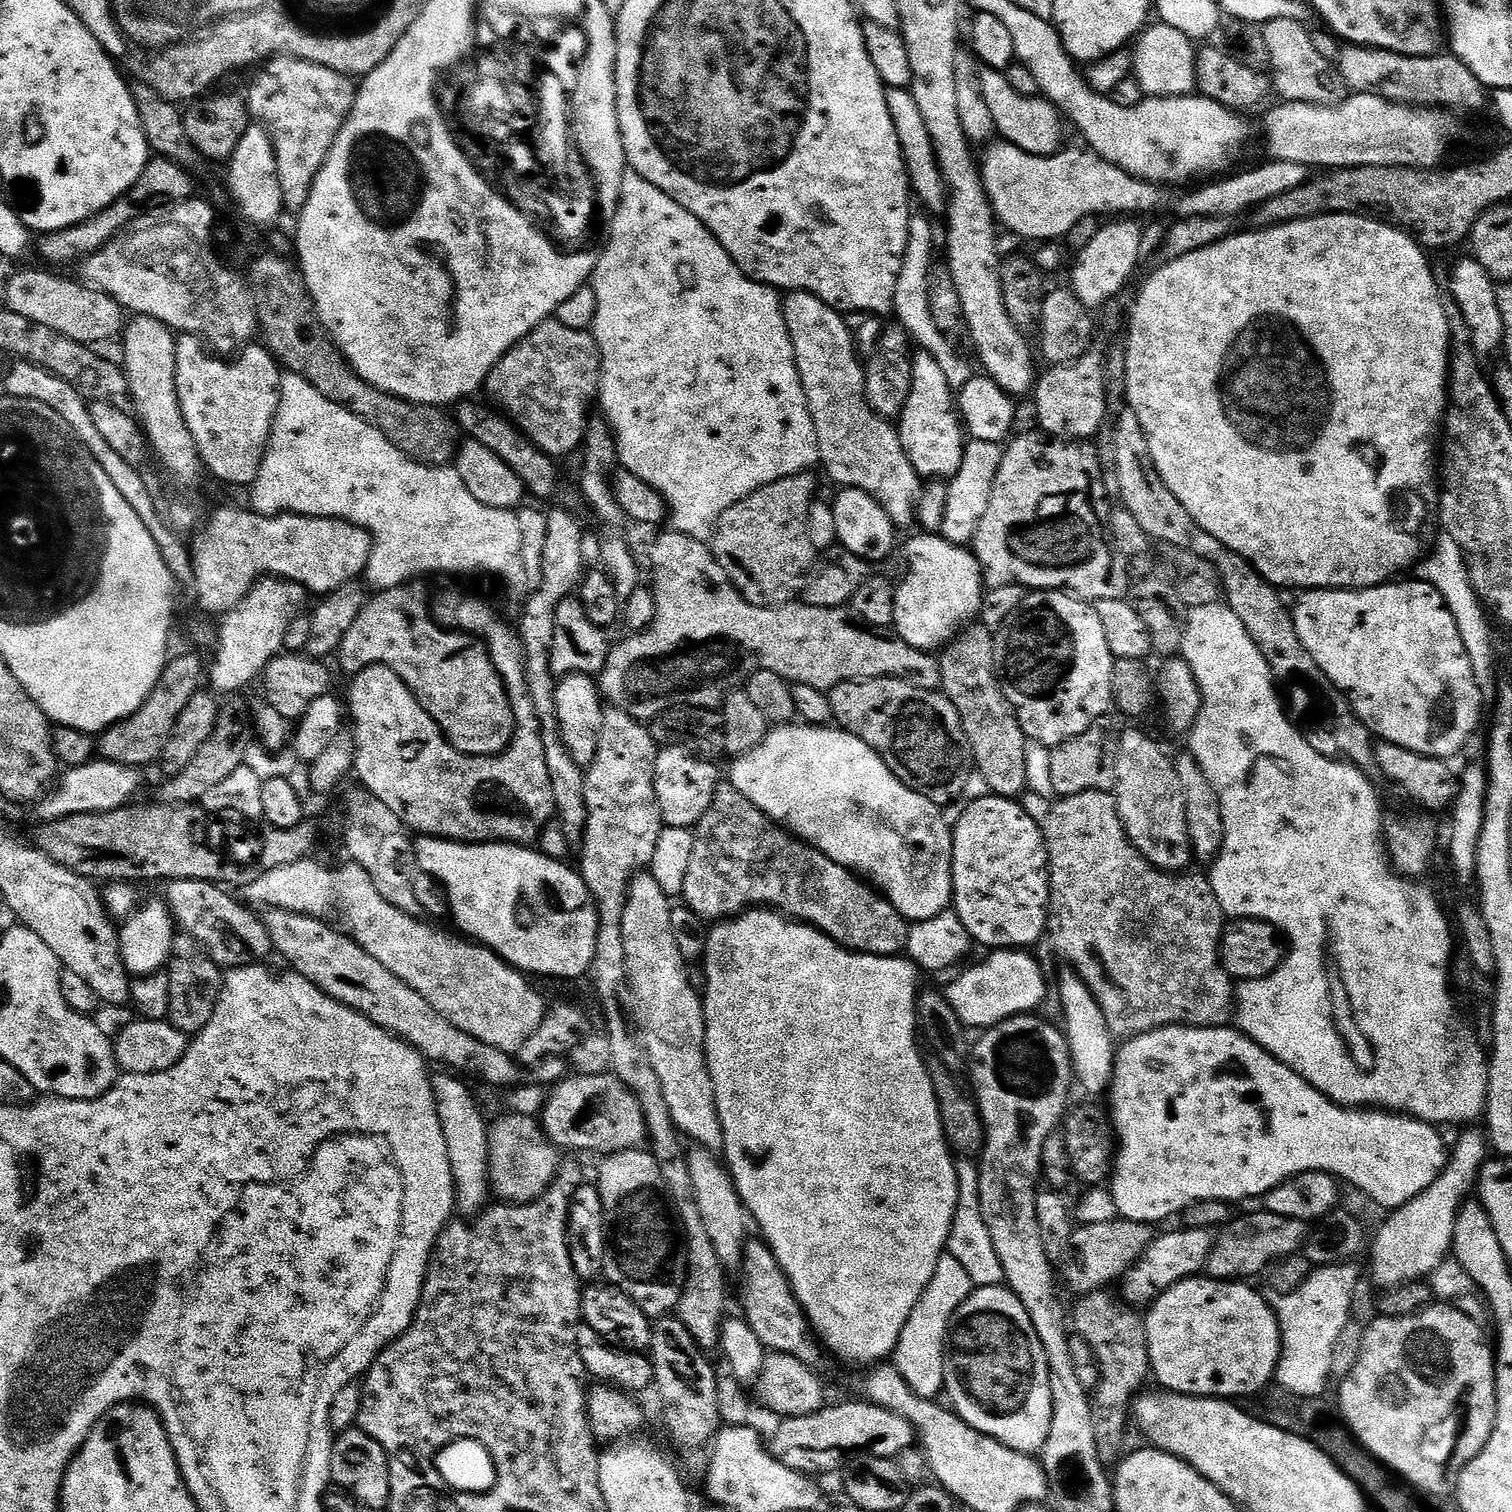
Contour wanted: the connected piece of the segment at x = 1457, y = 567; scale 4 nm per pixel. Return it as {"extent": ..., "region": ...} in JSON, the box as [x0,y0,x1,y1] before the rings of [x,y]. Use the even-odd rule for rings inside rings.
{"extent":[1423,534,1498,697],"region":[[[1447,534],[1441,535],[1439,539],[1435,541],[1430,555],[1423,561],[1423,564],[1423,579],[1427,580],[1428,583],[1439,590],[1442,594],[1442,598],[1446,602],[1446,606],[1450,610],[1450,614],[1454,614],[1454,622],[1458,622],[1458,630],[1462,634],[1462,642],[1466,646],[1466,654],[1472,663],[1472,669],[1476,675],[1476,683],[1480,686],[1481,697],[1491,697],[1498,688],[1498,684],[1495,684],[1492,680],[1488,680],[1494,676],[1494,670],[1488,667],[1488,638],[1493,635],[1494,632],[1493,629],[1488,626],[1487,618],[1489,619],[1489,617],[1486,615],[1484,605],[1480,602],[1480,597],[1477,596],[1475,590],[1472,589],[1472,583],[1468,578],[1468,566],[1463,550],[1454,542],[1454,538],[1450,538]]]}

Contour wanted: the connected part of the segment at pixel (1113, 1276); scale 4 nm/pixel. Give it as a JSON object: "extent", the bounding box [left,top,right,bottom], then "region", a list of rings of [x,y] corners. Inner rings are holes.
{"extent":[1064,1218,1154,1294],"region":[[[1117,1218],[1111,1223],[1092,1225],[1085,1223],[1074,1232],[1076,1244],[1066,1248],[1068,1261],[1064,1264],[1064,1276],[1076,1294],[1087,1294],[1107,1289],[1121,1279],[1124,1273],[1143,1256],[1154,1238],[1154,1228],[1150,1224],[1139,1224],[1133,1220]]]}

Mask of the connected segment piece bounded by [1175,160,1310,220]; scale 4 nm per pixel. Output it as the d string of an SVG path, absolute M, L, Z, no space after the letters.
M1272 160L1271 162L1267 162L1268 164L1260 164L1257 166L1256 169L1253 170L1253 172L1240 172L1237 174L1237 176L1228 176L1225 175L1223 178L1225 180L1220 180L1217 182L1217 184L1208 184L1205 186L1205 188L1196 188L1193 190L1192 193L1189 194L1189 196L1184 196L1181 198L1180 201L1176 204L1176 216L1179 217L1179 219L1185 220L1186 218L1190 218L1193 216L1194 218L1218 218L1219 216L1227 216L1229 218L1235 218L1236 215L1239 214L1239 212L1247 213L1249 210L1255 210L1260 207L1260 205L1265 204L1270 198L1278 198L1278 194L1286 194L1286 190L1294 190L1298 186L1302 186L1303 184L1308 183L1310 179L1310 168L1307 164L1299 164L1298 162L1282 162L1281 160Z

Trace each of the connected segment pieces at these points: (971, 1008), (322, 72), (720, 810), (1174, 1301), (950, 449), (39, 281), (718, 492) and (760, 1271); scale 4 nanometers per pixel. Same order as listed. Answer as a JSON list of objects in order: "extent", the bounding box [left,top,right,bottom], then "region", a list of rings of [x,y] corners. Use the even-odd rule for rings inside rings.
[{"extent":[942,949,1046,1030],"region":[[[993,949],[984,960],[960,973],[942,995],[961,1027],[987,1030],[1010,1017],[1029,1015],[1046,996],[1046,984],[1039,964],[1023,949]]]},{"extent":[246,60,354,210],"region":[[[277,60],[267,61],[259,69],[260,73],[248,84],[246,107],[249,117],[268,129],[272,137],[273,152],[276,155],[276,178],[280,183],[280,199],[292,210],[299,210],[308,197],[312,188],[312,179],[328,155],[328,149],[336,137],[344,117],[352,108],[354,99],[354,84],[351,79],[334,70],[326,70],[326,66],[314,66],[305,60]]]},{"extent":[682,790,909,956],"region":[[[735,790],[727,791],[717,791],[716,799],[713,800],[708,812],[700,819],[700,823],[694,829],[692,853],[689,856],[689,866],[685,870],[684,891],[682,893],[683,903],[693,914],[700,917],[701,921],[704,922],[723,922],[733,916],[740,915],[745,910],[763,906],[765,909],[775,910],[801,924],[811,924],[813,928],[817,928],[819,932],[826,933],[829,938],[847,948],[849,952],[865,952],[867,956],[900,956],[905,951],[909,925],[904,917],[894,910],[889,900],[884,899],[875,888],[865,883],[855,872],[849,872],[848,869],[838,866],[838,862],[826,858],[826,854],[822,854],[818,849],[813,848],[812,845],[804,843],[803,840],[793,836],[791,832],[781,828],[779,824],[769,820],[742,793]]]},{"extent":[1144,1278,1282,1398],"region":[[[1189,1278],[1178,1282],[1170,1290],[1161,1292],[1152,1301],[1147,1309],[1148,1316],[1144,1320],[1144,1333],[1148,1339],[1148,1357],[1152,1363],[1151,1375],[1161,1389],[1170,1392],[1180,1392],[1184,1396],[1198,1396],[1201,1398],[1251,1398],[1267,1389],[1273,1383],[1276,1374],[1276,1365],[1280,1362],[1280,1349],[1282,1341],[1280,1338],[1280,1324],[1276,1321],[1276,1314],[1271,1303],[1267,1304],[1248,1282],[1233,1282],[1231,1280],[1213,1280],[1211,1278]]]},{"extent":[898,350,966,478],"region":[[[921,350],[915,354],[917,356],[913,355],[910,360],[912,381],[908,387],[908,397],[898,417],[902,450],[917,476],[951,478],[960,469],[966,443],[957,409],[954,407],[954,388],[946,382],[945,375],[934,359],[930,358],[930,354]]]},{"extent":[2,271,126,346],"region":[[[13,271],[9,275],[2,299],[8,303],[5,304],[7,311],[22,314],[22,318],[34,326],[46,326],[54,330],[56,335],[65,336],[85,346],[100,346],[96,344],[111,336],[119,337],[126,323],[126,313],[120,303],[87,283],[76,280],[63,280],[48,272]]]},{"extent":[590,170,820,540],"region":[[[631,170],[625,171],[624,176],[618,181],[618,195],[615,199],[616,198],[616,209],[612,212],[612,225],[608,228],[608,241],[605,242],[604,249],[600,252],[600,257],[594,260],[594,267],[590,277],[590,287],[596,299],[596,313],[592,319],[590,335],[596,342],[596,351],[600,360],[598,404],[604,407],[602,416],[603,419],[608,421],[608,427],[612,431],[616,444],[618,464],[621,464],[619,467],[623,469],[623,471],[637,476],[646,486],[653,488],[653,490],[662,497],[667,511],[670,513],[670,520],[672,516],[672,524],[670,524],[671,531],[681,532],[686,536],[693,536],[695,540],[704,540],[705,538],[711,537],[712,529],[716,525],[716,519],[726,510],[730,510],[730,506],[742,502],[742,498],[754,494],[759,488],[765,488],[770,482],[781,480],[787,476],[797,476],[799,472],[805,470],[815,469],[820,458],[820,451],[816,449],[814,422],[812,421],[811,414],[808,413],[808,399],[804,397],[804,389],[800,386],[800,376],[796,372],[794,357],[792,355],[792,340],[788,337],[788,329],[784,327],[782,296],[777,289],[771,288],[770,285],[759,284],[759,282],[752,279],[752,277],[745,276],[744,273],[741,272],[740,267],[728,257],[726,250],[706,230],[706,226],[702,222],[698,222],[698,218],[694,218],[694,214],[690,214],[682,206],[678,206],[678,202],[674,202],[674,198],[670,198],[662,190],[658,190],[656,186],[643,180],[637,172]]]},{"extent":[738,1239,821,1365],"region":[[[749,1239],[745,1243],[744,1253],[738,1265],[739,1272],[740,1308],[744,1311],[741,1312],[742,1318],[748,1323],[750,1330],[758,1334],[758,1342],[762,1342],[768,1352],[785,1352],[804,1364],[815,1365],[821,1349],[810,1331],[800,1301],[793,1295],[784,1271],[780,1269],[780,1264],[772,1255],[772,1249],[763,1239]]]}]

